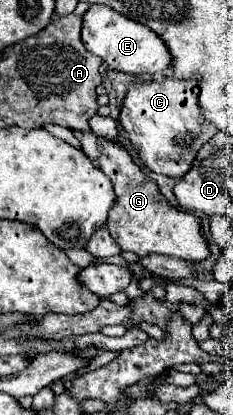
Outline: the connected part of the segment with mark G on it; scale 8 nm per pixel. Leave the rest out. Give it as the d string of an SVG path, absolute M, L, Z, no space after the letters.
M90 131L76 133L76 139L82 143L82 151L88 155L94 167L98 167L112 181L116 203L108 215L108 231L122 249L134 251L138 257L148 253L170 255L184 261L202 261L208 257L206 241L200 235L200 219L172 207L160 193L158 185L142 173L122 145L98 139Z

